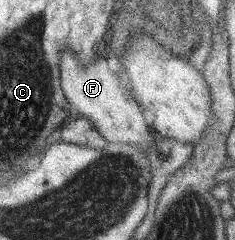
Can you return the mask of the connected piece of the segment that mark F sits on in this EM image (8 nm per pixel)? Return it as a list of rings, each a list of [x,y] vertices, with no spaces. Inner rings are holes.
[[[63,48],[59,56],[59,75],[64,98],[79,112],[79,117],[85,118],[102,135],[107,144],[136,145],[144,153],[156,148],[137,102],[119,85],[119,77],[107,69],[107,59],[95,57],[91,63],[81,65],[69,48]]]

